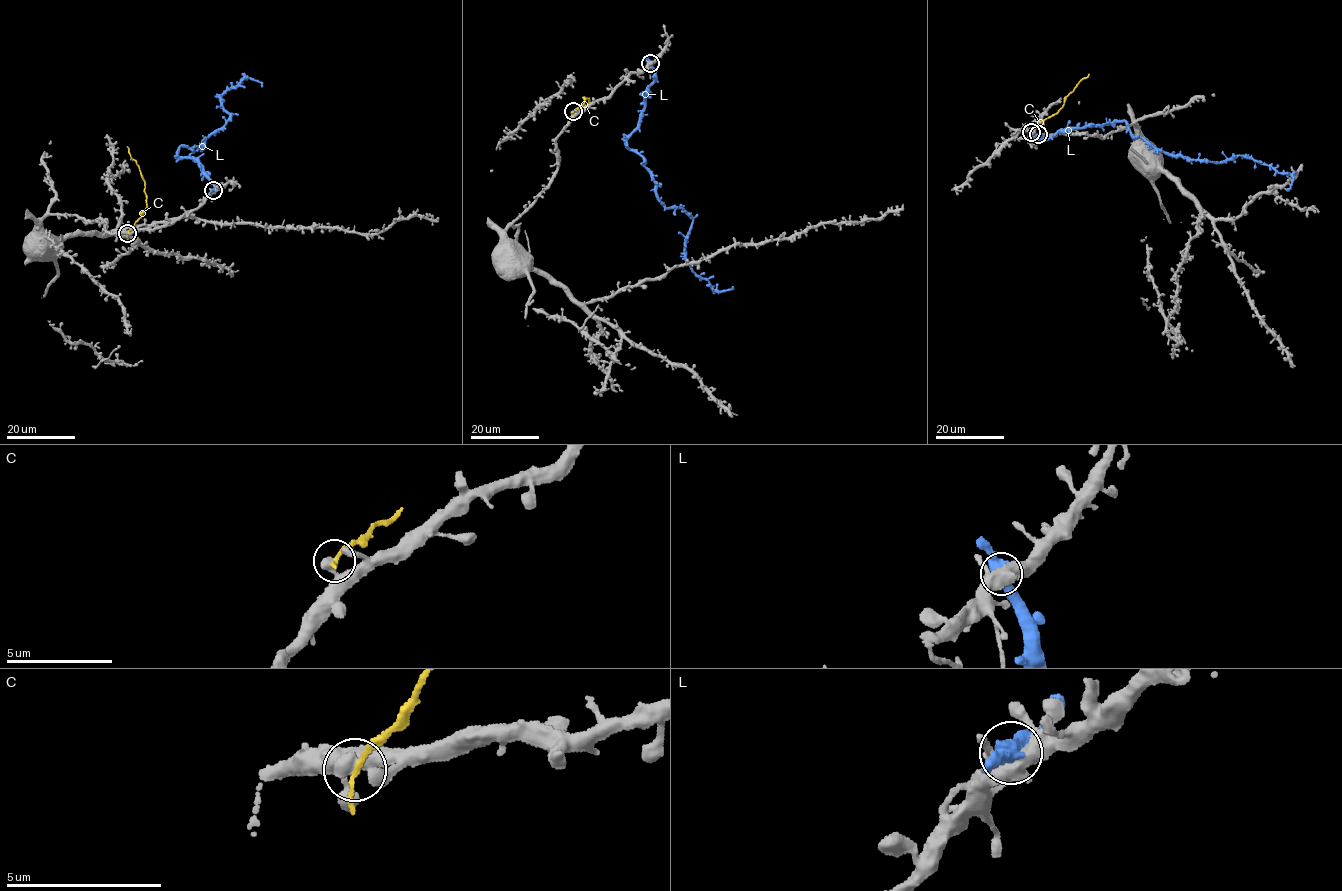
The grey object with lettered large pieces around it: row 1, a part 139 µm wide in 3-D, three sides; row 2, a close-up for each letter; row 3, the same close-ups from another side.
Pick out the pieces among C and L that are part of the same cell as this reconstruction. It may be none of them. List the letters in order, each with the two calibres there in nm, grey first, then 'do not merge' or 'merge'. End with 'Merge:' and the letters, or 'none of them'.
C: 460 nm thick on the grey side, 130 nm on the other; do not merge
L: 500 nm thick on the grey side, 480 nm on the other; do not merge
Merge: none of them

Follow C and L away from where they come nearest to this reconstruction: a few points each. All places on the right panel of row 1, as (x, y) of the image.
C: (1038, 134), (1040, 122), (1057, 113), (1089, 74)
L: (1031, 133), (1053, 137), (1124, 120), (1134, 136), (1188, 160), (1246, 155), (1290, 175), (1286, 191)

